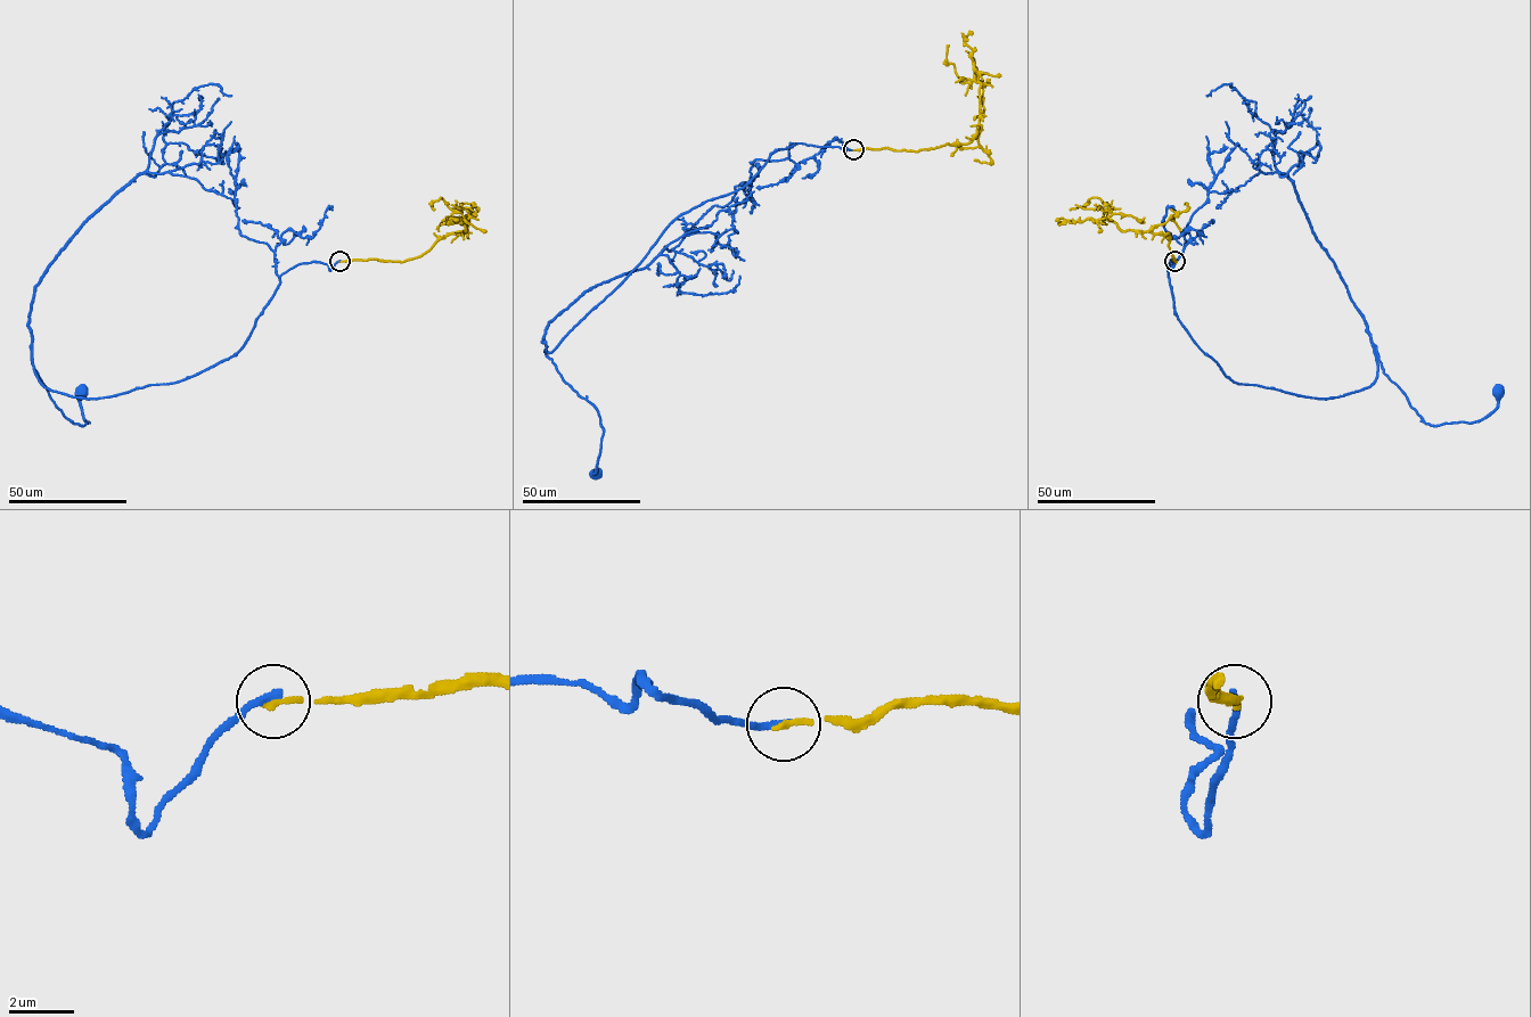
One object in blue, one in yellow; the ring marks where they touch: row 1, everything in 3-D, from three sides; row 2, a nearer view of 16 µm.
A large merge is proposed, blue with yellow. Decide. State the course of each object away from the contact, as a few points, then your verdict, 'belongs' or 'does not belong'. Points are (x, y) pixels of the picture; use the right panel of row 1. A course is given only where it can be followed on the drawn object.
blue runs (1175, 261), (1175, 313), (1234, 382), (1343, 396), (1374, 380), (1374, 345), (1431, 425), (1481, 420), (1499, 391); yellow runs (1175, 261), (1169, 235), (1122, 231), (1108, 219), (1107, 206), (1098, 198), (1070, 210); does not belong

